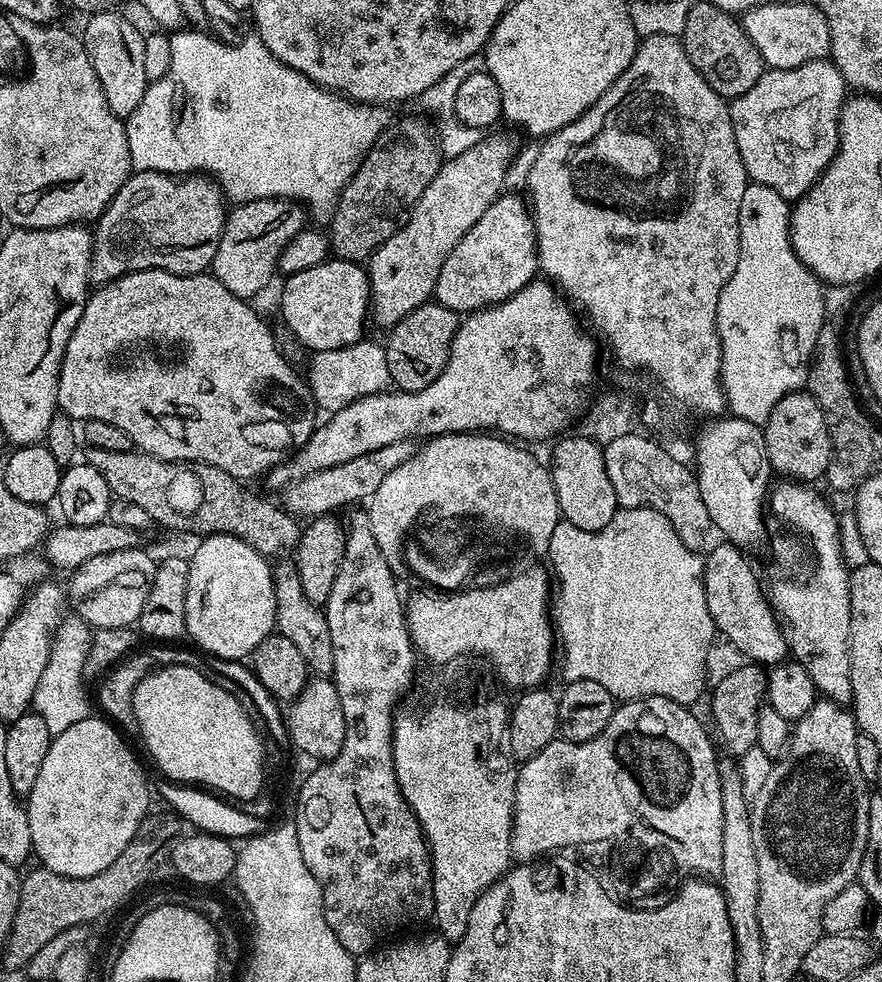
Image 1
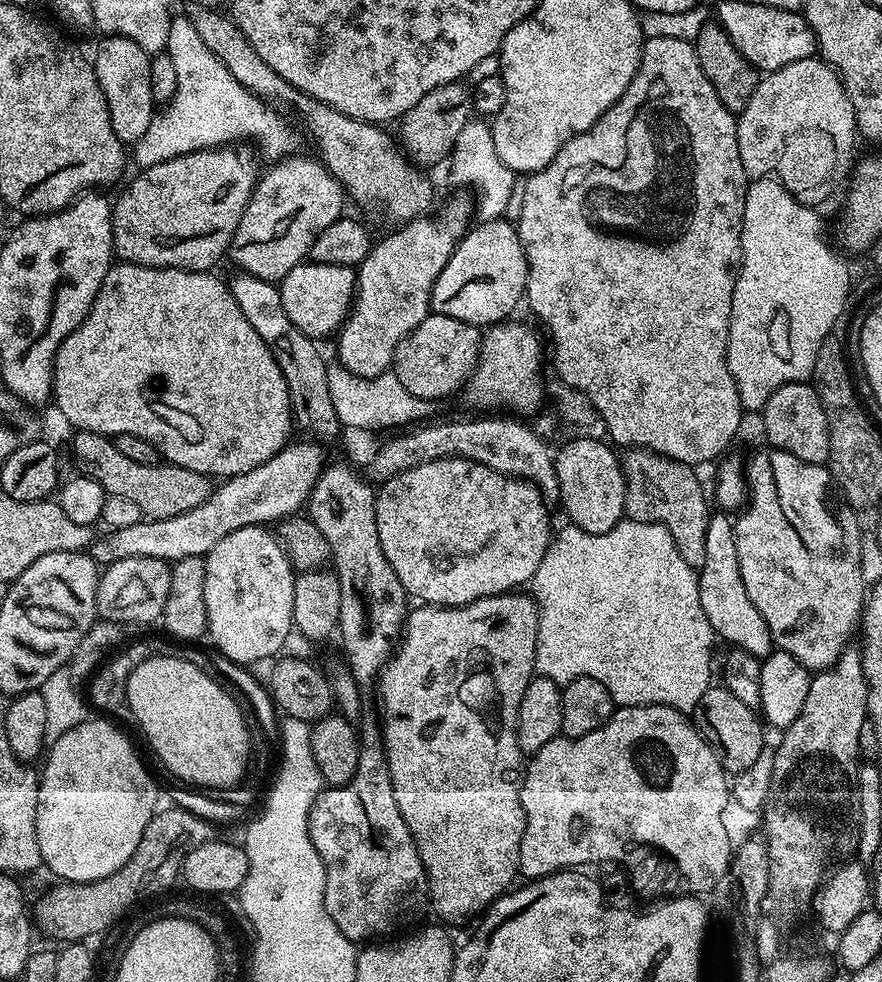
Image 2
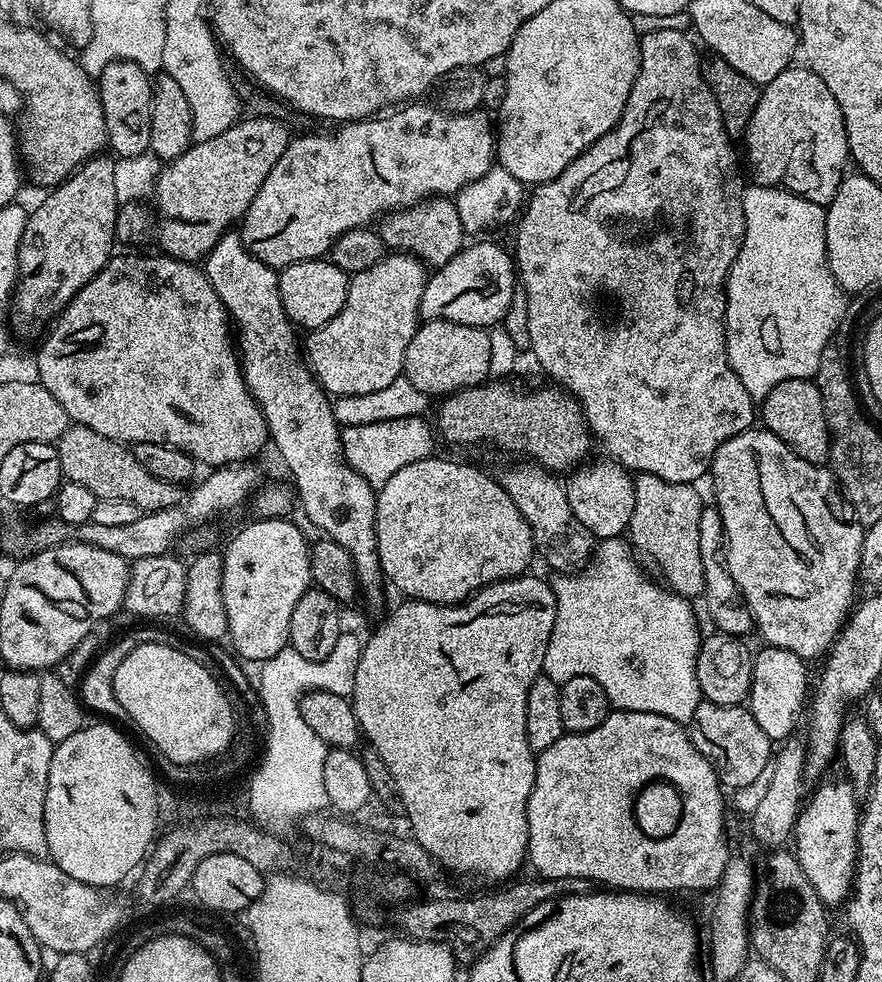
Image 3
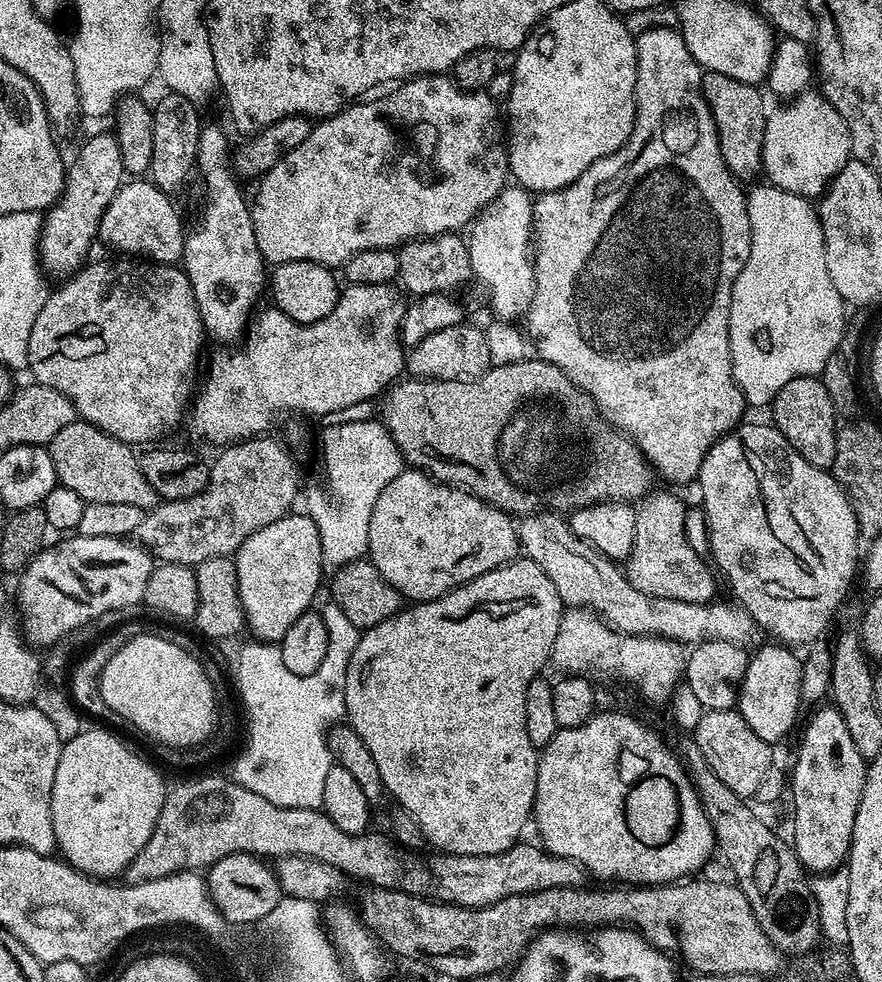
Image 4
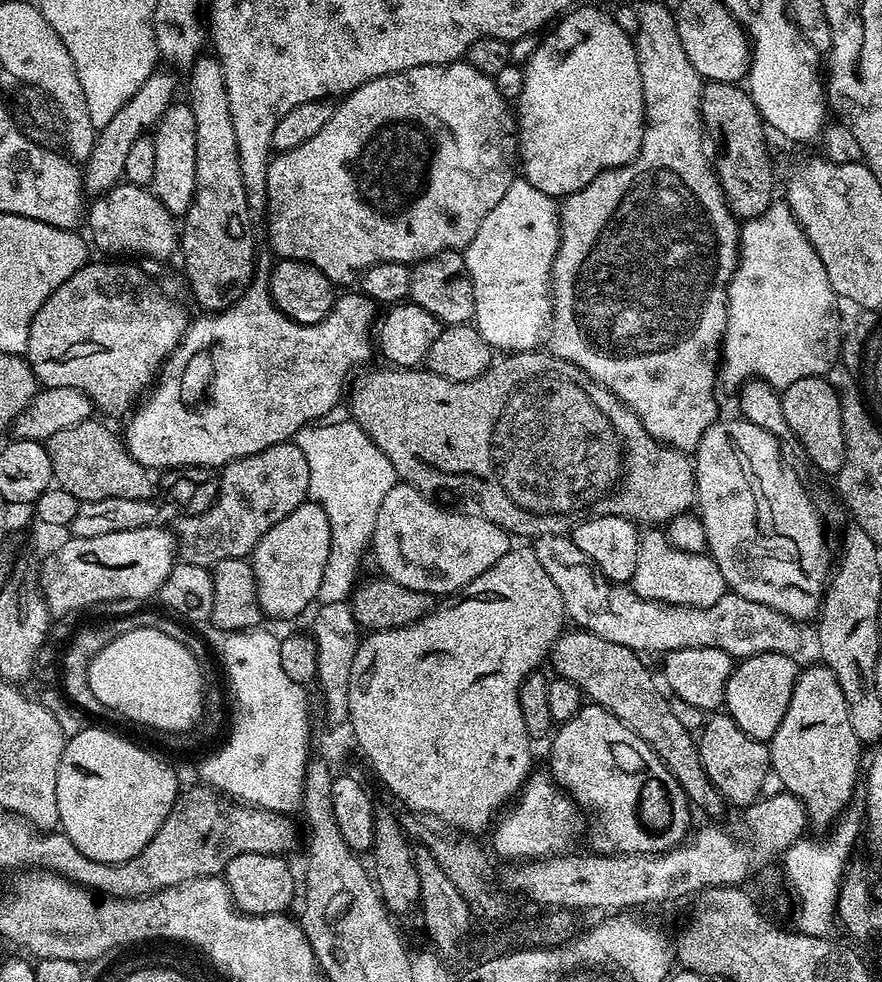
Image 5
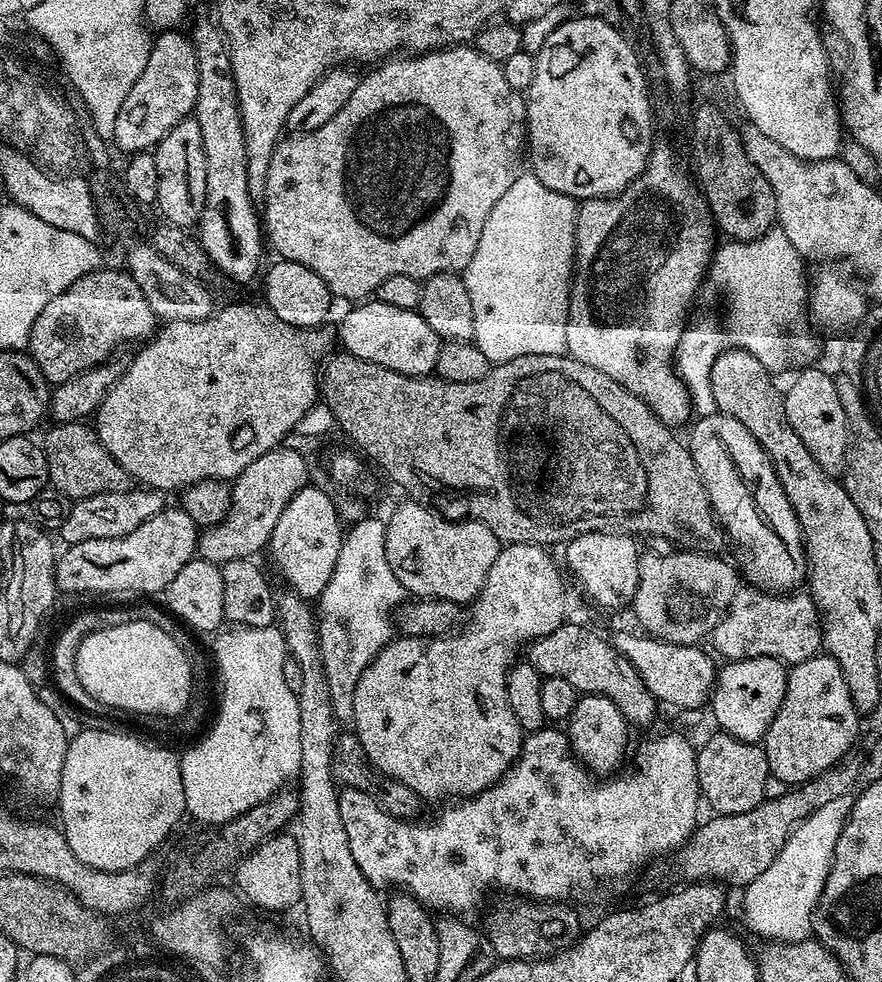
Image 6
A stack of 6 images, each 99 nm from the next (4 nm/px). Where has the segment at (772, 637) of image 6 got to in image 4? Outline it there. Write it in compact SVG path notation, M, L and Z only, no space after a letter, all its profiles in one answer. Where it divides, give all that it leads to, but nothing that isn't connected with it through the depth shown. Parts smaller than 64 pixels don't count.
M537 510L523 517L518 531L523 555L546 570L546 578L554 582L554 590L558 590L565 605L588 609L617 632L625 632L628 636L665 636L681 646L695 646L716 639L748 646L758 633L756 619L739 603L691 604L654 598L642 594L642 590L634 590L625 569L574 534L571 523L555 511Z

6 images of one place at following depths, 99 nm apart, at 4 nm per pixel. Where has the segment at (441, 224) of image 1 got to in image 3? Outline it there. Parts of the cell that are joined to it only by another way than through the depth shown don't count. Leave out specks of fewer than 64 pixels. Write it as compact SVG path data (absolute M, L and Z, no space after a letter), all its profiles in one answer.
M392 252L369 270L360 271L349 279L346 302L340 313L329 322L327 328L317 328L307 333L306 363L329 397L373 394L385 390L402 376L406 346L410 346L410 338L414 338L421 323L420 303L427 276L425 265L416 257Z

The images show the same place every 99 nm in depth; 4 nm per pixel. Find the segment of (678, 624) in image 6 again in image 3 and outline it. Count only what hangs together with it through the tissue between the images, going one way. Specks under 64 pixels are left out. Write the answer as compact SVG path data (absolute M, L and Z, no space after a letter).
M639 473L634 480L634 514L630 514L627 531L627 535L632 536L631 547L639 553L645 565L653 564L656 567L655 575L659 577L664 587L678 593L679 596L689 598L699 597L703 590L703 560L699 553L699 519L706 504L704 500L700 501L696 490L691 484L666 482L654 474Z

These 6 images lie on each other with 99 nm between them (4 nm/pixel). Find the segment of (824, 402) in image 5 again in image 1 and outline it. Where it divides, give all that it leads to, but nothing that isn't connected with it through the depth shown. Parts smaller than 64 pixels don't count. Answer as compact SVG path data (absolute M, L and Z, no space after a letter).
M801 390L786 394L786 398L782 398L782 402L774 406L774 410L770 410L770 418L768 423L763 425L762 431L773 473L797 482L816 482L812 480L818 479L819 476L821 479L827 473L828 463L832 461L832 439L828 433L828 423L822 414L822 406L818 406L811 392Z

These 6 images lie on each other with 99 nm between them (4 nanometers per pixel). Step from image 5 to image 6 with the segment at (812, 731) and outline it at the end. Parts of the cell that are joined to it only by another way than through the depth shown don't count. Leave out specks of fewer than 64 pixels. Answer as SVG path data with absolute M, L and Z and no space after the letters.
M817 654L800 664L788 668L786 694L782 698L782 706L768 727L762 741L762 747L768 759L769 773L790 786L804 786L807 780L815 776L831 773L837 764L849 755L852 743L856 740L856 731L860 728L861 717L858 715L854 702L850 698L850 690L838 662L833 656Z

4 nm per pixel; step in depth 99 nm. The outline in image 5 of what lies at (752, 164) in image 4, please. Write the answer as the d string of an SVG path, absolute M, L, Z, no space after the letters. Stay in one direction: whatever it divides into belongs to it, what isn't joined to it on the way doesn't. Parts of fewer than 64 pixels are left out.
M707 81L700 90L700 117L710 145L712 166L720 180L720 189L728 209L740 222L762 215L774 201L772 160L764 145L766 125L760 117L758 106L752 100L751 92L739 83Z

